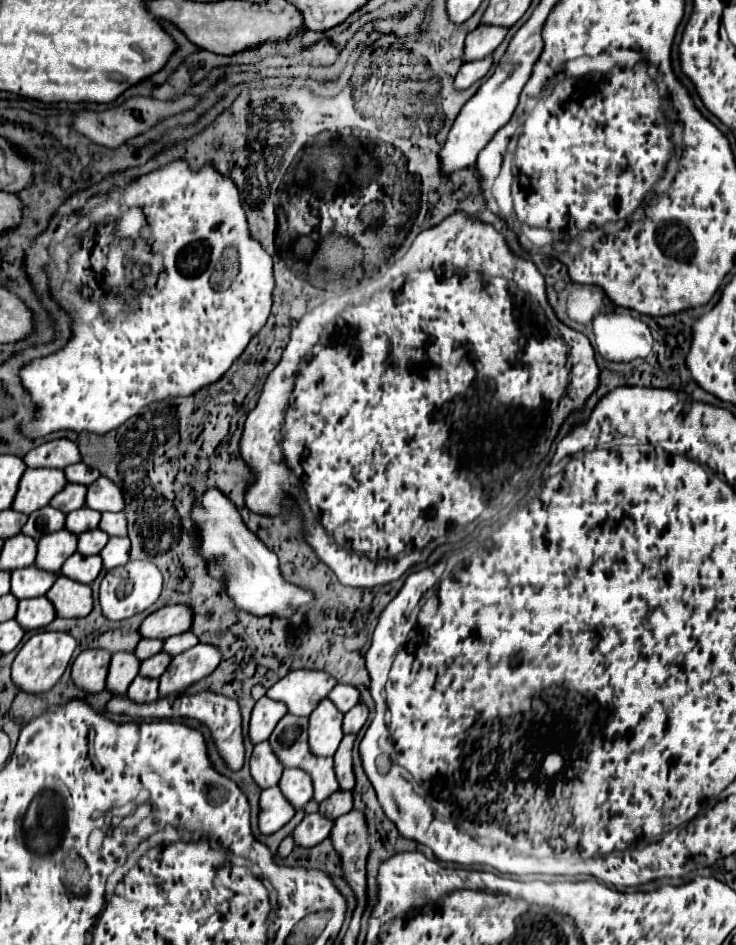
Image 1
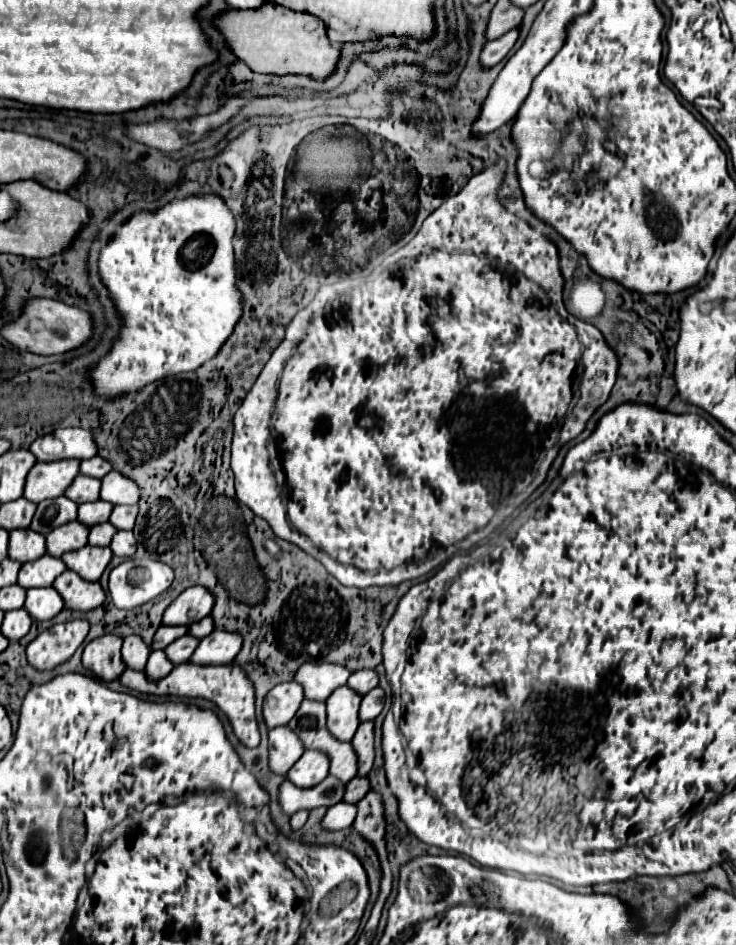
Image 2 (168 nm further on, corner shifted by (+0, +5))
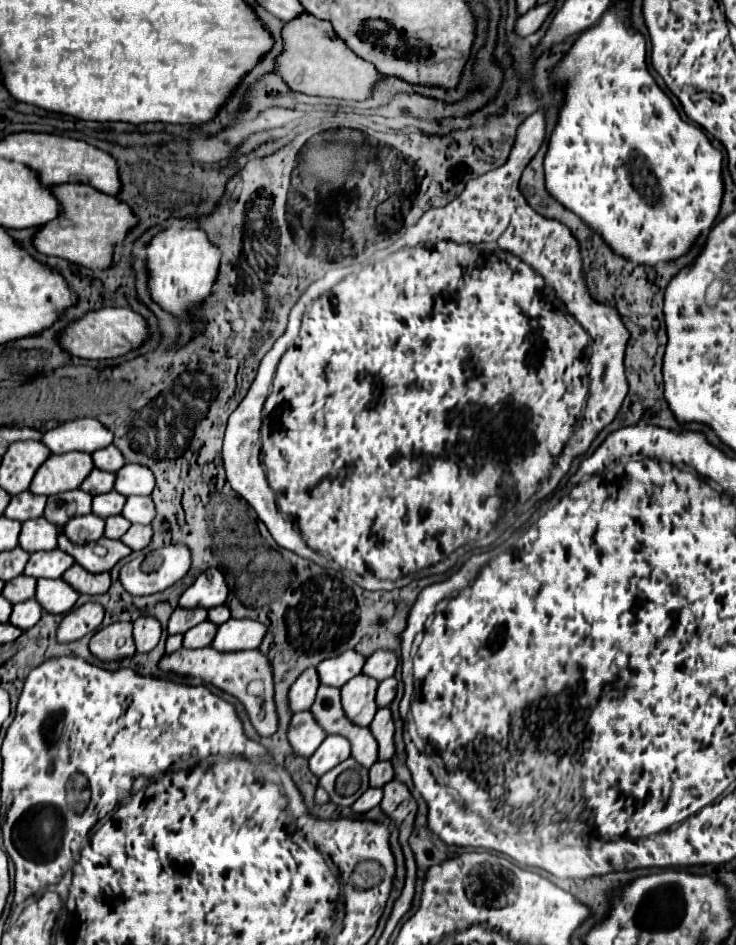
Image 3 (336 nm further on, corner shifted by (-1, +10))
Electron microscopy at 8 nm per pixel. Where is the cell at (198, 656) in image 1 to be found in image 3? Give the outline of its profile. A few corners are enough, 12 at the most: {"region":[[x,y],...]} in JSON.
{"region":[[230,618],[210,646],[220,652],[258,648],[264,624]]}

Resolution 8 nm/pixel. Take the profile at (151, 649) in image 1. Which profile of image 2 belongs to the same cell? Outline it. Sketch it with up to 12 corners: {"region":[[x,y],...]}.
{"region":[[161,625],[151,649],[165,649],[187,633],[187,625]]}

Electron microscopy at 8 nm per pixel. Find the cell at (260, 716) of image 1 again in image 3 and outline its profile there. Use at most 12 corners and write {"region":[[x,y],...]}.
{"region":[[304,670],[288,690],[290,712],[310,710],[316,670]]}

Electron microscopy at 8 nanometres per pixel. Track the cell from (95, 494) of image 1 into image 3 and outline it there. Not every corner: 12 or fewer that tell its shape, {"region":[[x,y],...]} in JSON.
{"region":[[124,464],[114,490],[122,496],[148,496],[154,476],[146,466]]}

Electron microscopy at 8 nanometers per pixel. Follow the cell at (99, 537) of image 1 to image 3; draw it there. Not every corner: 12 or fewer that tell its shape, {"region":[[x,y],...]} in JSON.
{"region":[[122,516],[106,518],[104,536],[118,540],[132,524]]}

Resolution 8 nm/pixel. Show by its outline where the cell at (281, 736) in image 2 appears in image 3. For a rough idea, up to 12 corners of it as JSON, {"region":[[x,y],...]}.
{"region":[[308,710],[292,716],[288,742],[296,756],[312,756],[326,732]]}

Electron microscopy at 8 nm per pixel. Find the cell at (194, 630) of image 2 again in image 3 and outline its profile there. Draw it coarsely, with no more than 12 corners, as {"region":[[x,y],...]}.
{"region":[[226,604],[208,610],[208,620],[224,624],[230,618]]}

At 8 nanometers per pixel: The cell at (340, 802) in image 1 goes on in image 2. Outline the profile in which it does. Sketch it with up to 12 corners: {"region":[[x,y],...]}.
{"region":[[355,777],[347,783],[345,801],[357,803],[369,793],[369,779]]}

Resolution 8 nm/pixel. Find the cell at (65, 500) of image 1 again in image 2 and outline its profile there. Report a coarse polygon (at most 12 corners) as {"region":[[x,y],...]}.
{"region":[[77,475],[65,495],[77,503],[99,499],[101,479]]}

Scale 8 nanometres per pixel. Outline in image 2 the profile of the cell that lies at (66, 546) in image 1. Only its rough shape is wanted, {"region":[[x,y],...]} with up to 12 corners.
{"region":[[65,523],[47,535],[47,553],[85,547],[87,525]]}

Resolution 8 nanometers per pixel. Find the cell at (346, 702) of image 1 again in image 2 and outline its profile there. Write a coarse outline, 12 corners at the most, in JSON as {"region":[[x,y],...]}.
{"region":[[359,669],[347,685],[361,695],[379,685],[375,669]]}

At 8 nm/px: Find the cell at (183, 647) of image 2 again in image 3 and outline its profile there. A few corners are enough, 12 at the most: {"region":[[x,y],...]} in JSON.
{"region":[[206,622],[184,634],[184,648],[210,646],[216,624]]}

